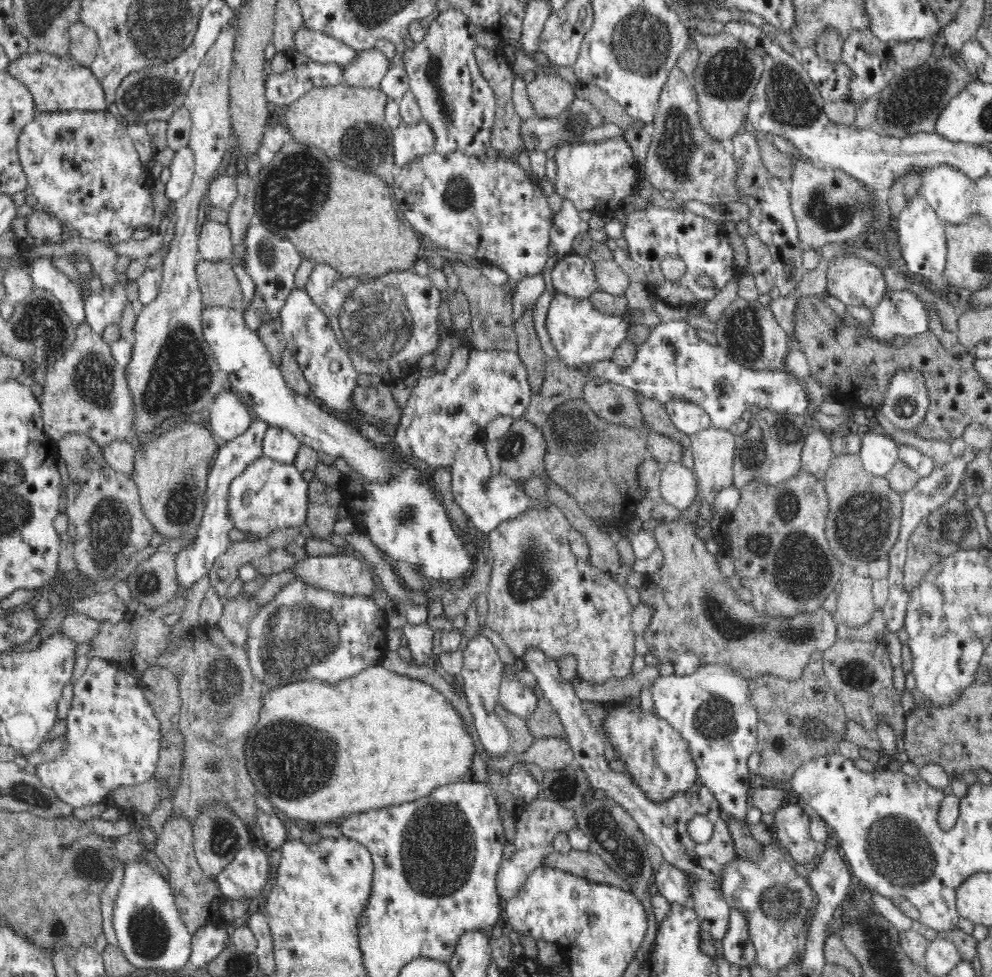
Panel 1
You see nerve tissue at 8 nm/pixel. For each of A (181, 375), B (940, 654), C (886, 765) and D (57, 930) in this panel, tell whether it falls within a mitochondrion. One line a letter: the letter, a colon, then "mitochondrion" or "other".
A: mitochondrion
B: mitochondrion
C: other
D: mitochondrion

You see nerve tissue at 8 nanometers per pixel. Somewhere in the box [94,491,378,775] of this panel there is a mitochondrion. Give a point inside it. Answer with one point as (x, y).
(301, 632)

